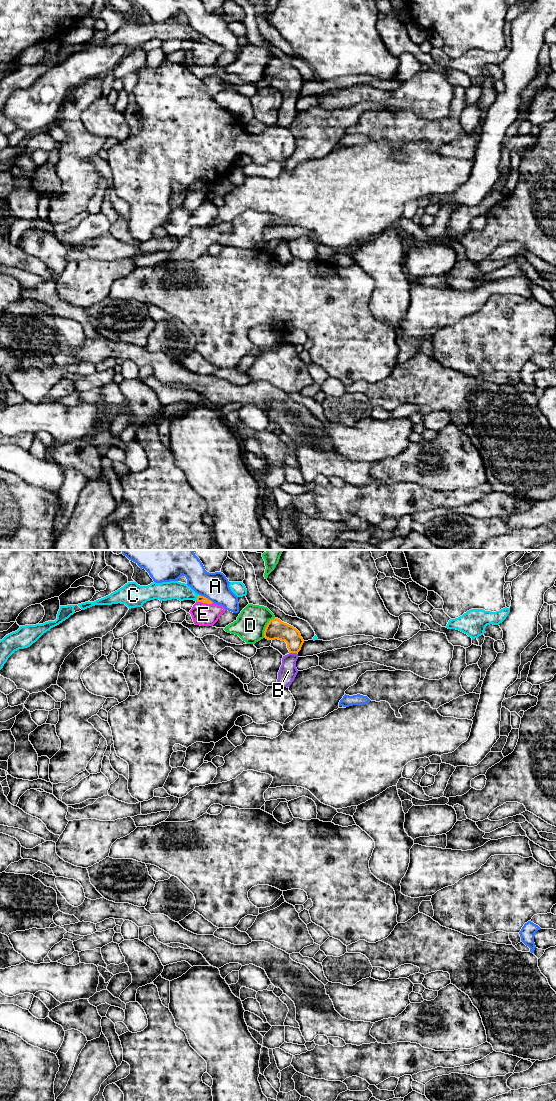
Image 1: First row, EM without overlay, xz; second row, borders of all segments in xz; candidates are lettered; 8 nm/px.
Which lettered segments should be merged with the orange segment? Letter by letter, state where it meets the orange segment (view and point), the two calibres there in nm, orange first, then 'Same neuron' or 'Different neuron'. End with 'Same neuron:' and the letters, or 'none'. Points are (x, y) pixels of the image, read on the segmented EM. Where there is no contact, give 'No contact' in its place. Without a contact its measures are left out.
A: Touches orange at xz (205, 597). Thickness 50 nm (orange) against 220 nm. Different neuron
B: Touches orange at xz (293, 652). Thickness 160 nm (orange) against 140 nm. Same neuron
C: Touches orange at xz (197, 597). Thickness 50 nm (orange) against 140 nm. Different neuron
D: Touches orange at xz (266, 627). Thickness 160 nm (orange) against 240 nm. Different neuron
E: Touches orange at xz (204, 602). Thickness 50 nm (orange) against 190 nm. Different neuron
Same neuron: B

